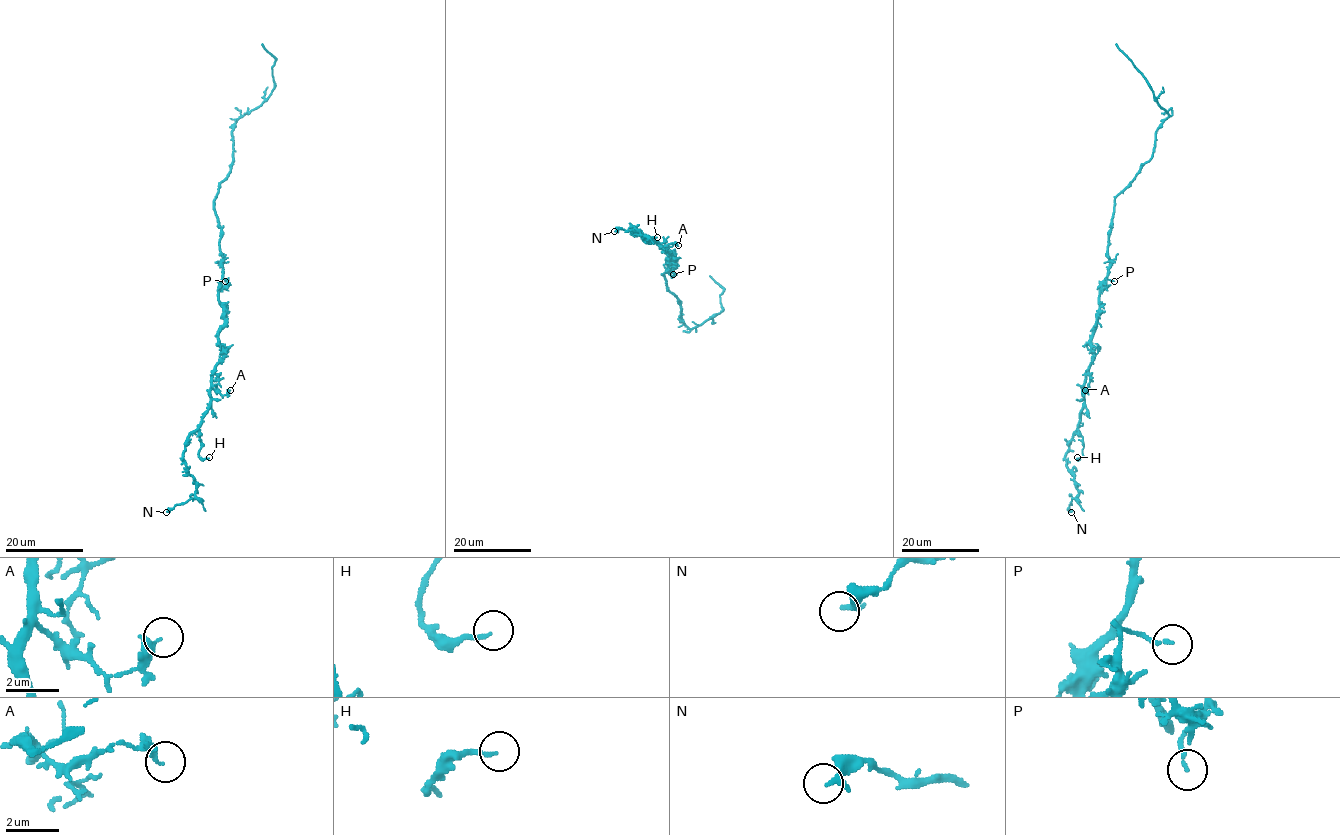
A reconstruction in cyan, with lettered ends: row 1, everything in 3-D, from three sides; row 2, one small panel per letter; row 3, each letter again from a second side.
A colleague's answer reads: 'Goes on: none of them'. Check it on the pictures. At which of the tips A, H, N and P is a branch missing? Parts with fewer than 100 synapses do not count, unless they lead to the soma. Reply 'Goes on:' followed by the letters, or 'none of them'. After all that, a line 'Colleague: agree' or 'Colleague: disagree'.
Goes on: none of them
Colleague: agree

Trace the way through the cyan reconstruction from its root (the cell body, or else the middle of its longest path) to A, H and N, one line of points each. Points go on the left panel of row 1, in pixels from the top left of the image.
A: (222, 273), (219, 291), (223, 319), (219, 333), (222, 359), (214, 371), (212, 387), (222, 395), (230, 390)
H: (222, 273), (222, 359), (214, 371), (210, 407), (198, 428), (198, 455), (209, 457)
N: (222, 273), (222, 359), (212, 378), (210, 407), (183, 454), (196, 492), (166, 512)

